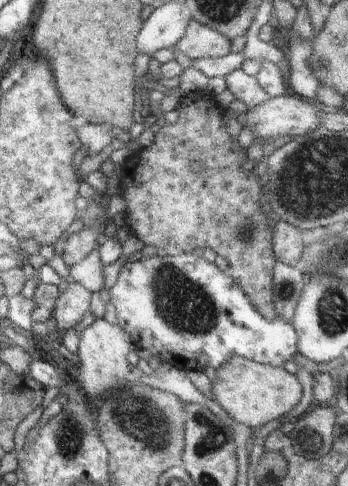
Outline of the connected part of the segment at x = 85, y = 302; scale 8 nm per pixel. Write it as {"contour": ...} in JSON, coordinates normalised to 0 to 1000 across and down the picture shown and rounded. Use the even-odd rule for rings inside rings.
{"contour":[[[195,578],[195,593],[172,605],[152,636],[152,652],[172,677],[198,679],[230,665],[256,640],[261,603],[224,582]]]}

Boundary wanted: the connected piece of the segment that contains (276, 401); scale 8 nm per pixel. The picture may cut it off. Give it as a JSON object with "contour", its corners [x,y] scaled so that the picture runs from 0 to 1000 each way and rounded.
{"contour":[[[667,739],[621,763],[609,811],[615,827],[629,831],[661,860],[739,887],[787,860],[810,860],[839,846],[865,825],[871,798],[848,770],[833,770],[813,755],[710,739]]]}

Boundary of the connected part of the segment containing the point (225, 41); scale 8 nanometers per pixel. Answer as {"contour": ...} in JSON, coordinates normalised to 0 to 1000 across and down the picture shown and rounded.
{"contour":[[[552,39],[540,45],[529,74],[500,99],[555,123],[598,115],[644,117],[661,107],[661,82],[641,68]]]}

